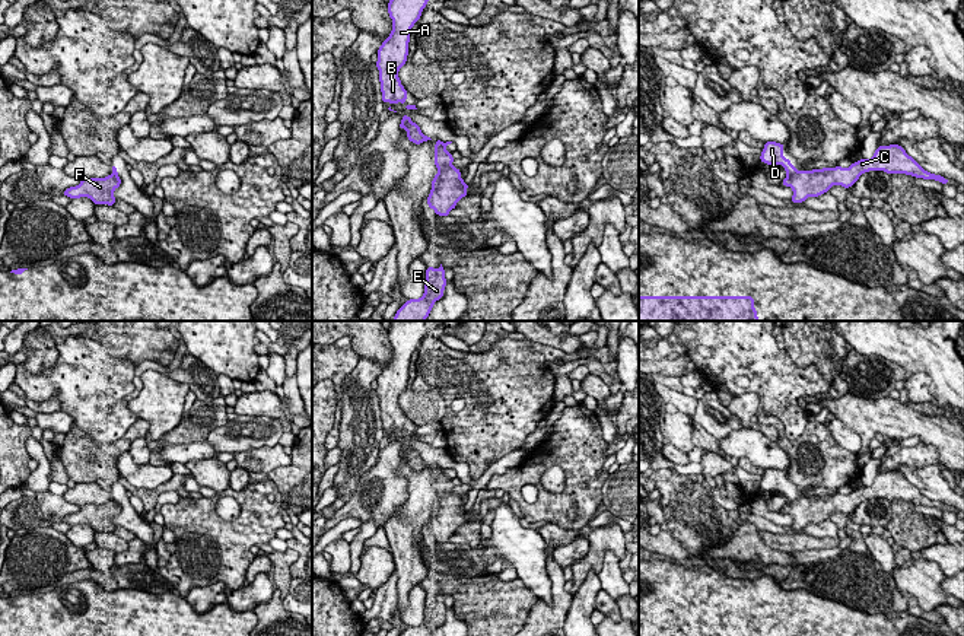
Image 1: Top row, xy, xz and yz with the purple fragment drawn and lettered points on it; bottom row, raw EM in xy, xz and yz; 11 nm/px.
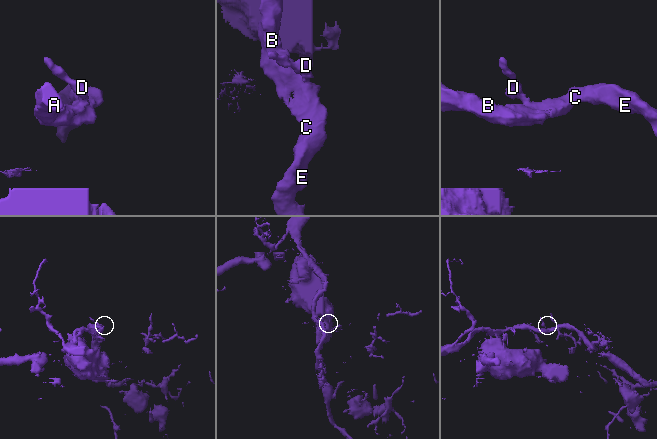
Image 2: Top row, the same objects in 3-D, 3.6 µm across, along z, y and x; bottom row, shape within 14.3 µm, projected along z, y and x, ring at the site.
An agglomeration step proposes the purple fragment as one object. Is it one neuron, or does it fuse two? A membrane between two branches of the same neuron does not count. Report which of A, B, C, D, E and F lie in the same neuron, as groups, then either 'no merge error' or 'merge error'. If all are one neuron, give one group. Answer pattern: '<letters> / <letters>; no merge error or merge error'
A B C E F / D; merge error

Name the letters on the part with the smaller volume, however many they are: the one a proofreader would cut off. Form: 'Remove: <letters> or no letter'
Remove: A, B, C, E, F

